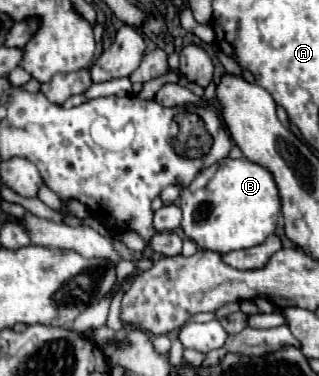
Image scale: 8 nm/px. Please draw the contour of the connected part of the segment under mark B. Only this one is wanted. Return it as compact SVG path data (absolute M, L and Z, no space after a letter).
M224 158L214 168L202 170L180 194L182 230L202 250L232 252L262 244L274 234L280 216L280 194L268 168L246 158Z

